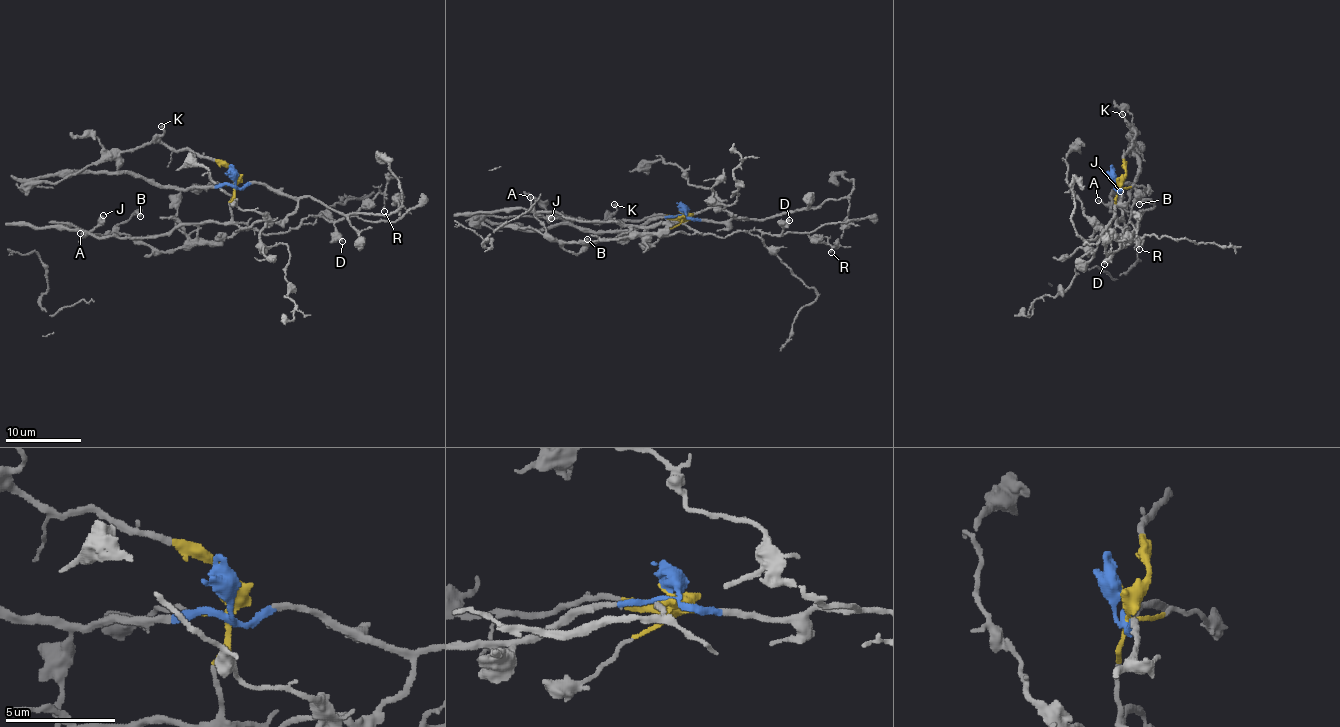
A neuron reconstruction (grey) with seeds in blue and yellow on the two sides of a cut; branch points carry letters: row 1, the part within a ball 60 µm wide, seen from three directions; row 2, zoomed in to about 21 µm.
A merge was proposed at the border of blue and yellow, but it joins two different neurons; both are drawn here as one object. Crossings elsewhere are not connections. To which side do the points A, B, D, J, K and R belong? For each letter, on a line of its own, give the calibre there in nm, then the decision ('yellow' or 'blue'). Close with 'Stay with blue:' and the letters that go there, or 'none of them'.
A: calibre 160 nm; yellow
B: calibre 440 nm; yellow
D: calibre 440 nm; yellow
J: calibre 500 nm; yellow
K: calibre 220 nm; yellow
R: calibre 120 nm; yellow
Stay with blue: none of them

